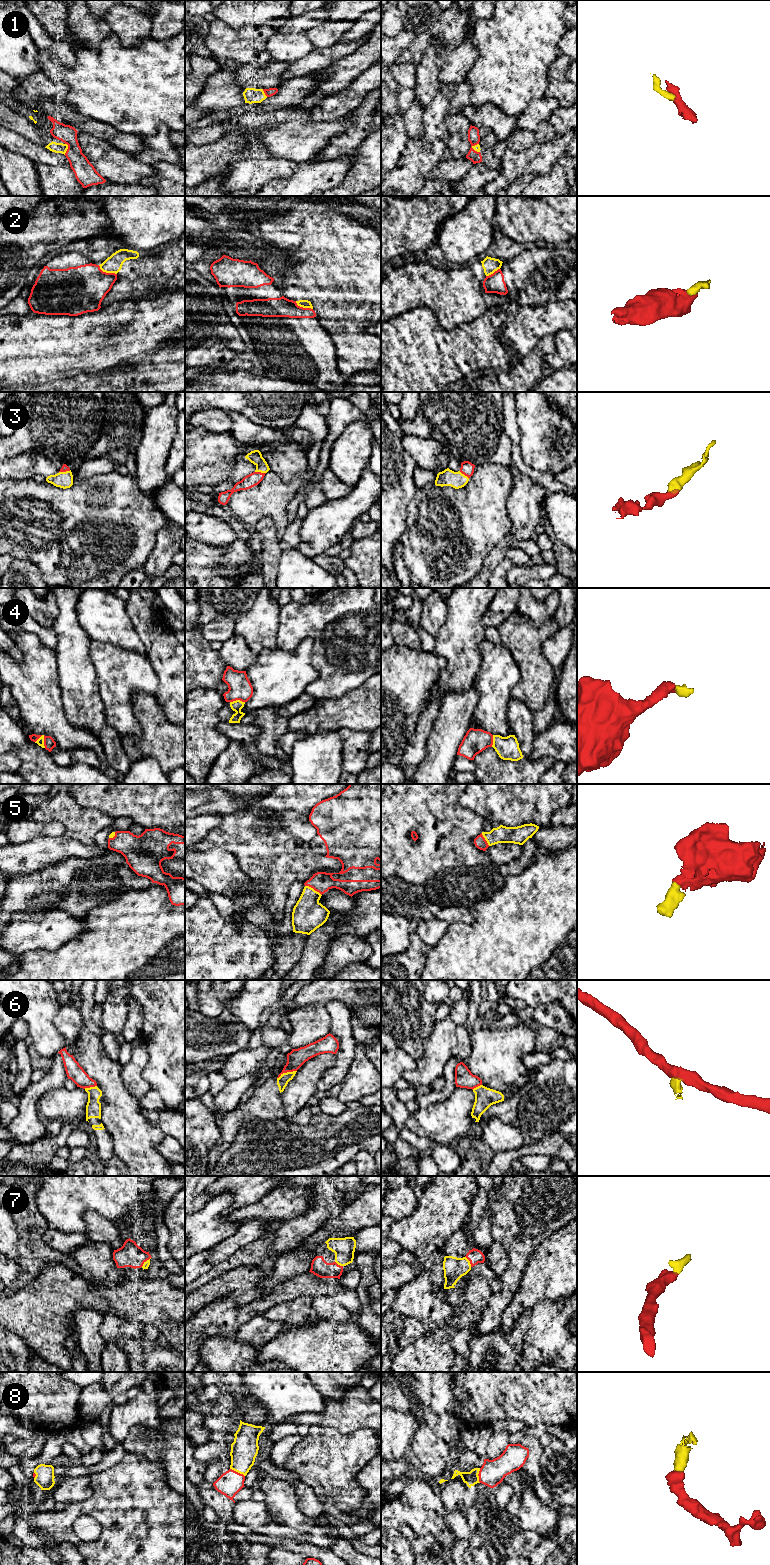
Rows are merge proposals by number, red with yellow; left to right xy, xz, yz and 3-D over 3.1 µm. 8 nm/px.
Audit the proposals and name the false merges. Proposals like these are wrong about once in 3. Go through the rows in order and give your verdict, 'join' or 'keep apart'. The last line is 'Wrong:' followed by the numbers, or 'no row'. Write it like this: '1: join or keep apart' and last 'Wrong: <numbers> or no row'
1: join
2: keep apart
3: join
4: join
5: join
6: keep apart
7: join
8: join
Wrong: 2, 6

